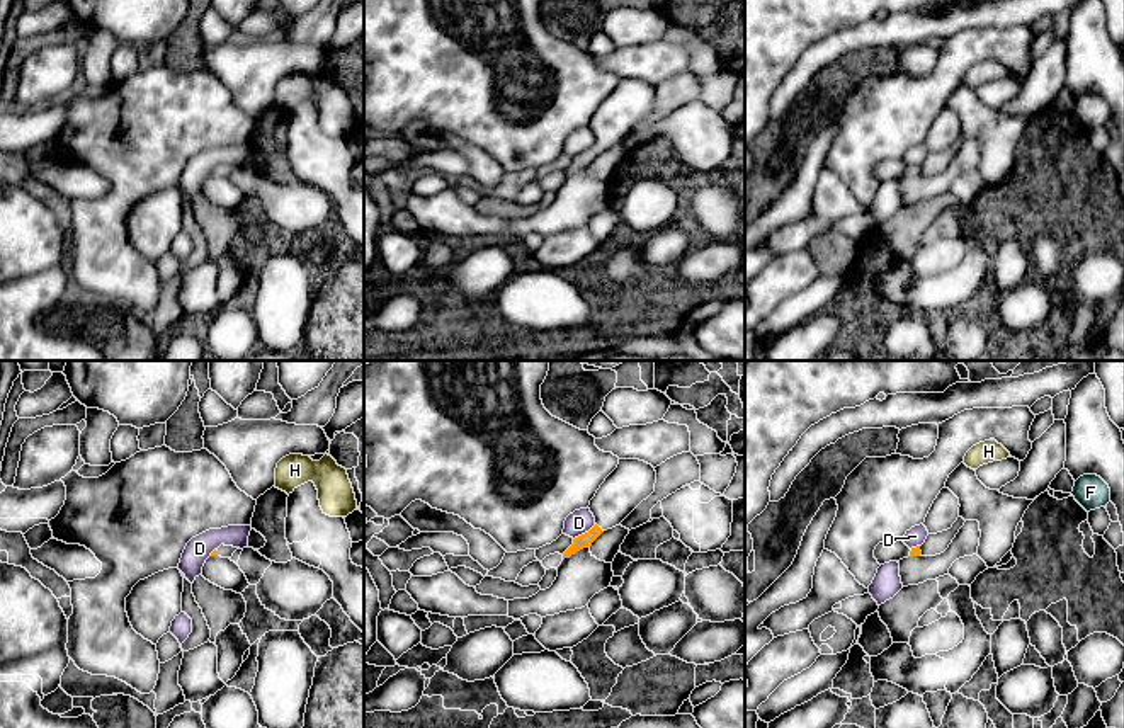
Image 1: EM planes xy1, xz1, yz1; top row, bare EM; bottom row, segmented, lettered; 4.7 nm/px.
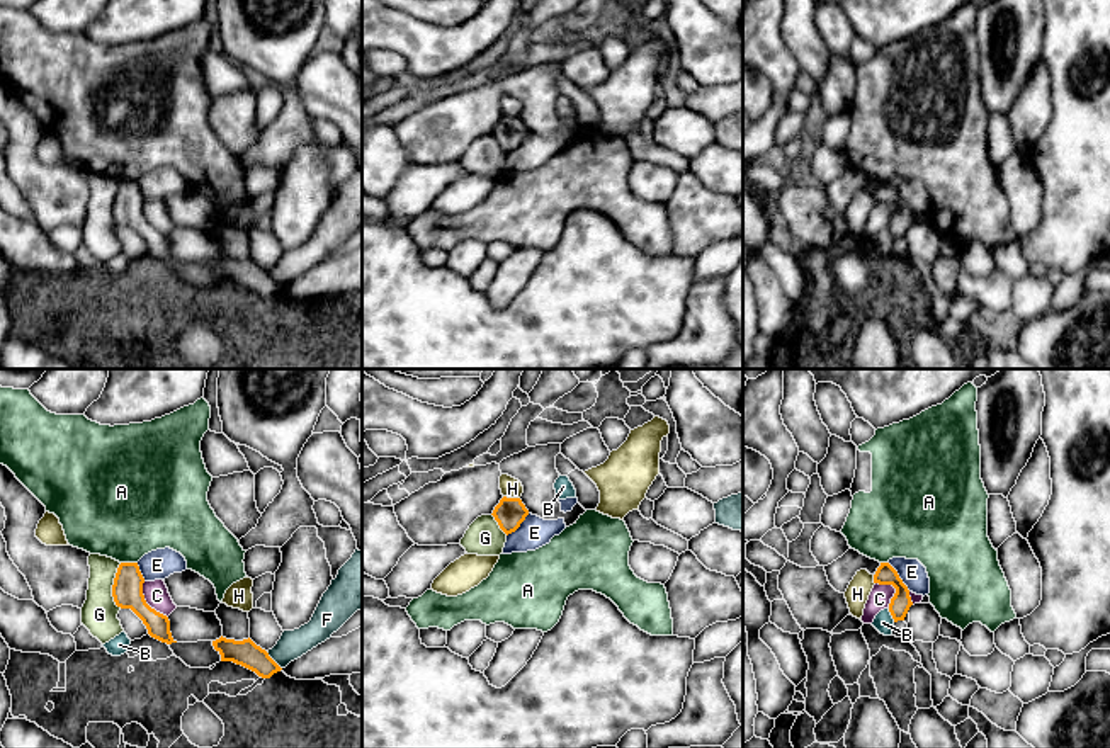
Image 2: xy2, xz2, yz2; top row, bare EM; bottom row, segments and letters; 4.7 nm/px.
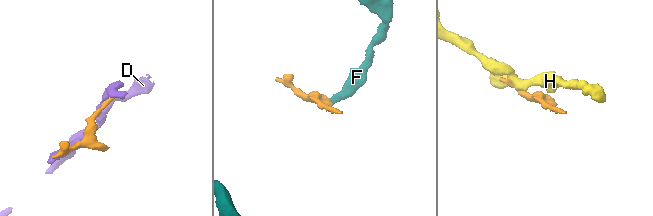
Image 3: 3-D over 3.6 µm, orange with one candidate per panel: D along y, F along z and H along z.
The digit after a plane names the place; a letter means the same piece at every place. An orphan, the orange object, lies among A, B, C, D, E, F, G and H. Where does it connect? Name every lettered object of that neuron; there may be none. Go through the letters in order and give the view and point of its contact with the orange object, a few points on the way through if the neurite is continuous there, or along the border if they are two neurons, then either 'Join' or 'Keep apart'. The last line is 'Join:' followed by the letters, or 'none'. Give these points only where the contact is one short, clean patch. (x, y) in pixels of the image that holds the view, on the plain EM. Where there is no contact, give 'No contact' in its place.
A: Touches orange at xy2 (130, 182). Keep apart
B: Touches orange at yz2 (891, 233). Keep apart
C: Touches orange at xy2 (145, 221). Boundary: xy2 (143, 201), (143, 218), (167, 237). Keep apart
D: Touches orange at xz1 (585, 152). Boundary: xz1 (596, 143), (573, 159). Keep apart
E: Touches orange at yz2 (898, 196). Boundary: yz2 (888, 181), (910, 209). Keep apart
F: Touches orange at xy2 (272, 279). Boundary: xy2 (266, 271), (281, 288). Keep apart
G: Touches orange at xy2 (113, 204). Boundary: xy2 (121, 182), (113, 204), (113, 220), (118, 226). Keep apart
H: Touches orange at xz2 (512, 118). Keep apart
Join: none

